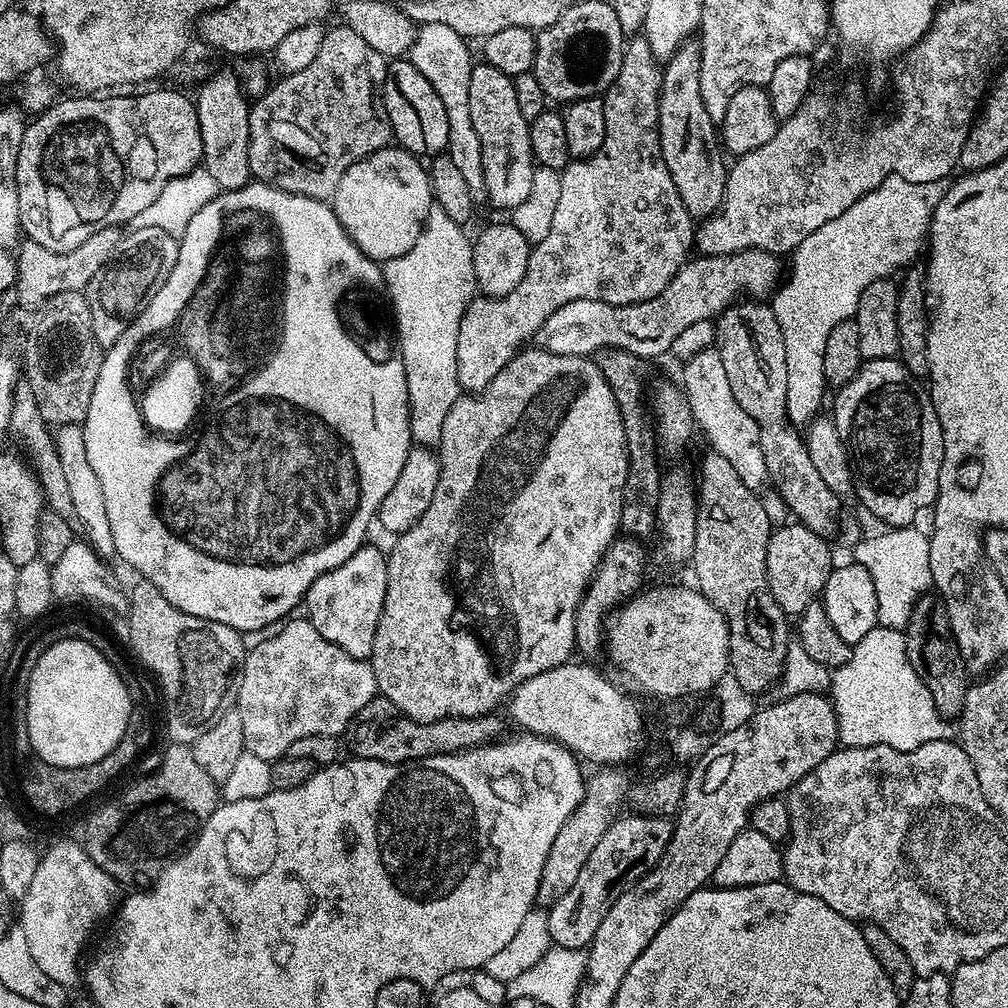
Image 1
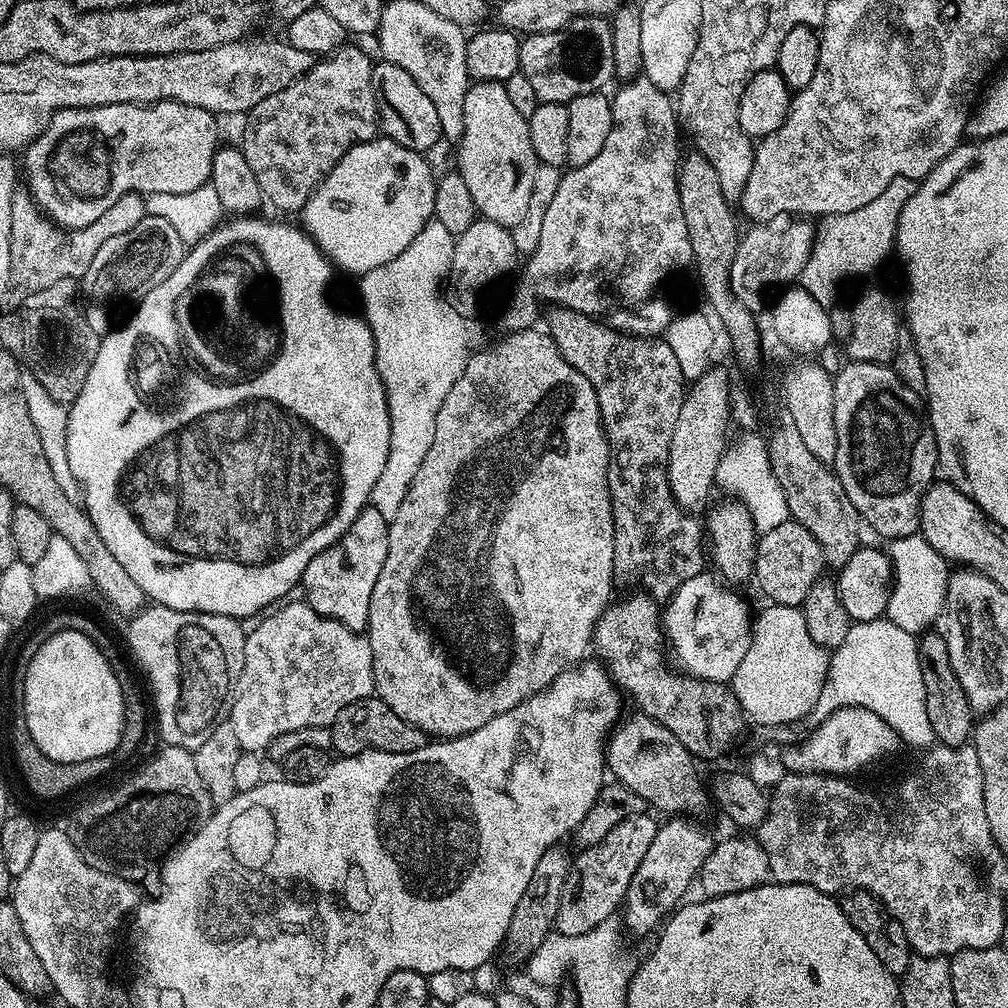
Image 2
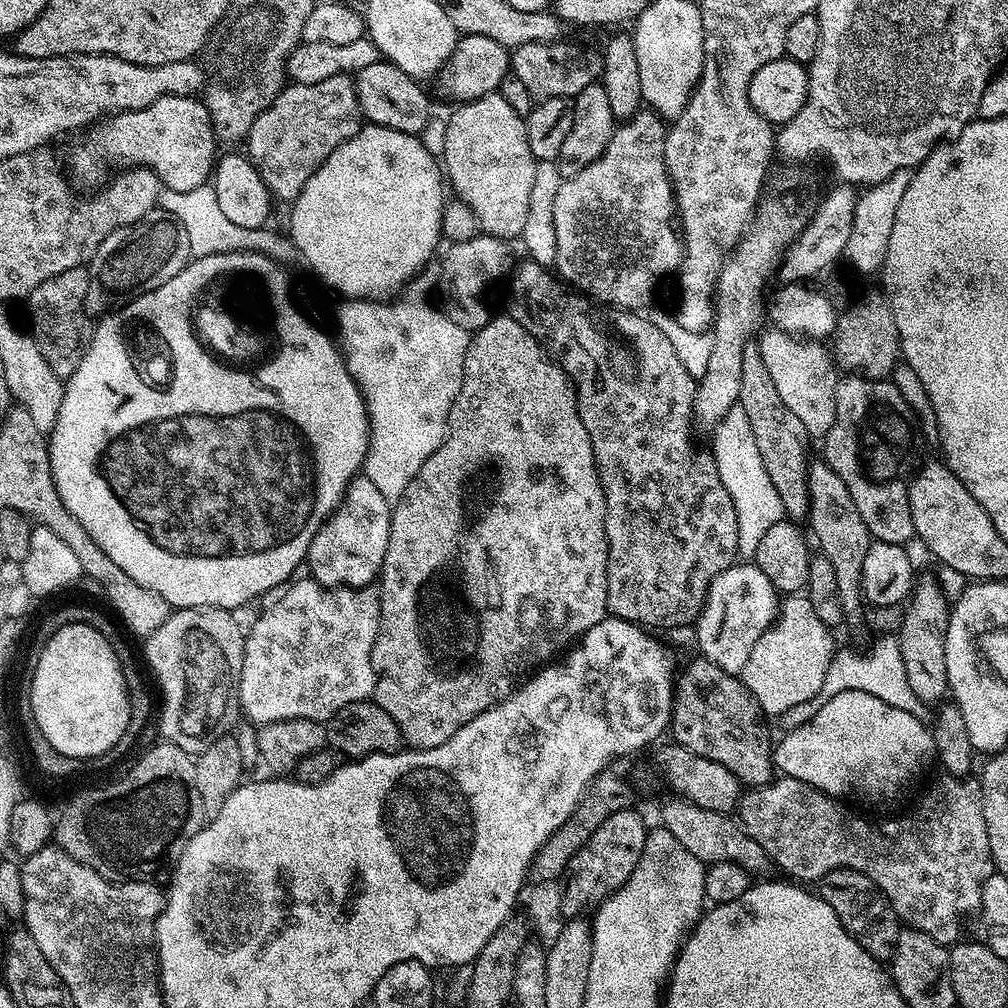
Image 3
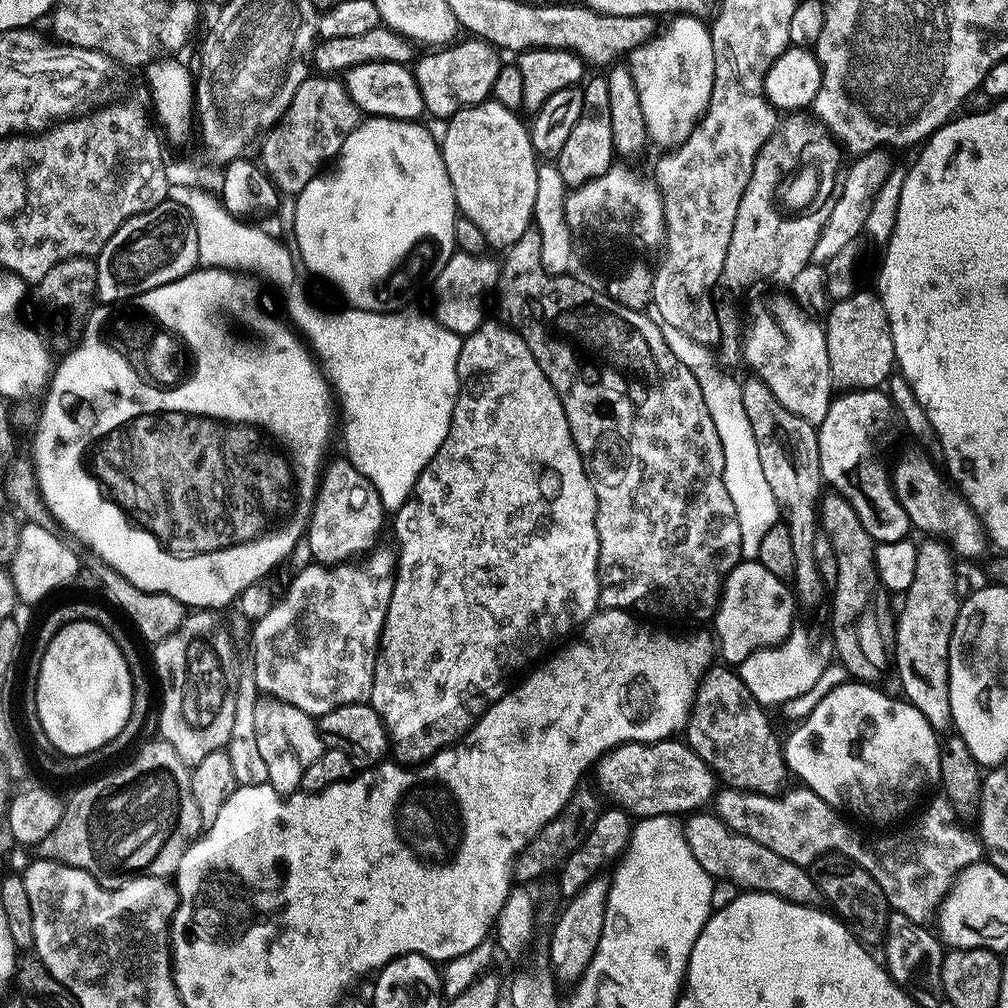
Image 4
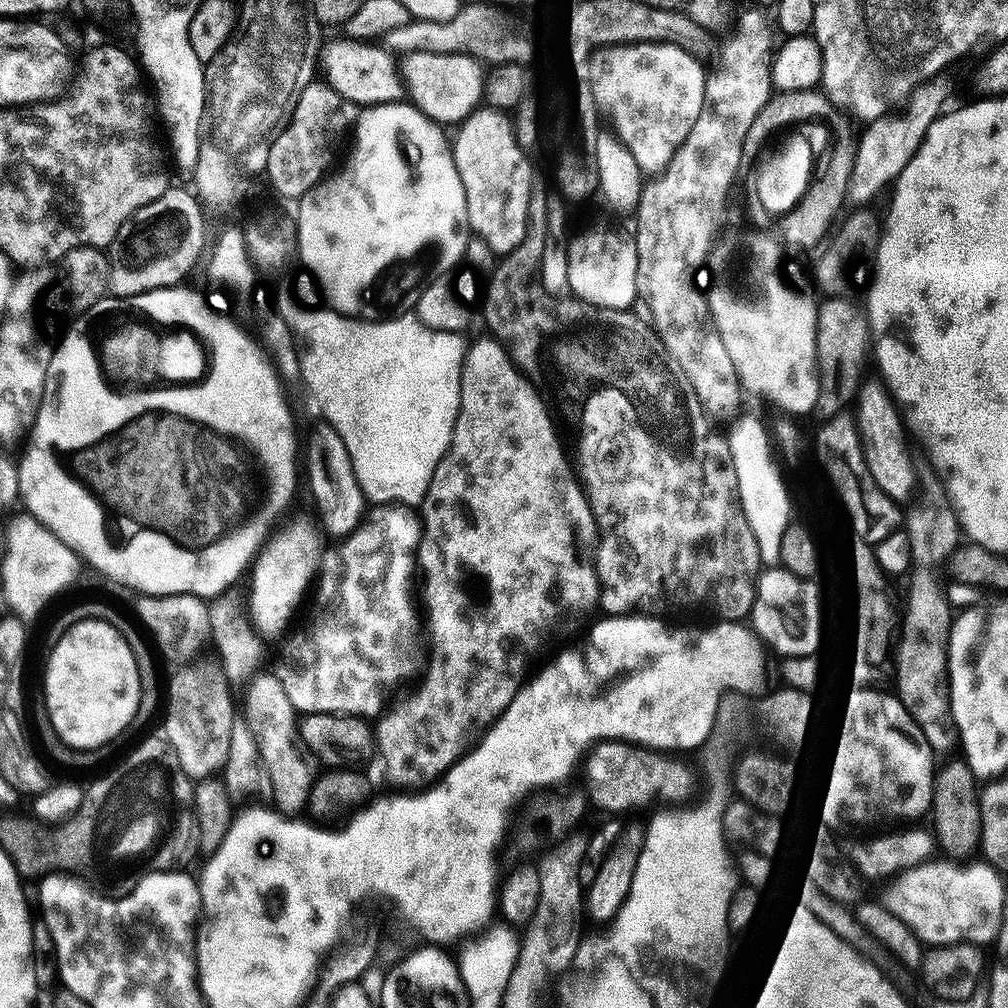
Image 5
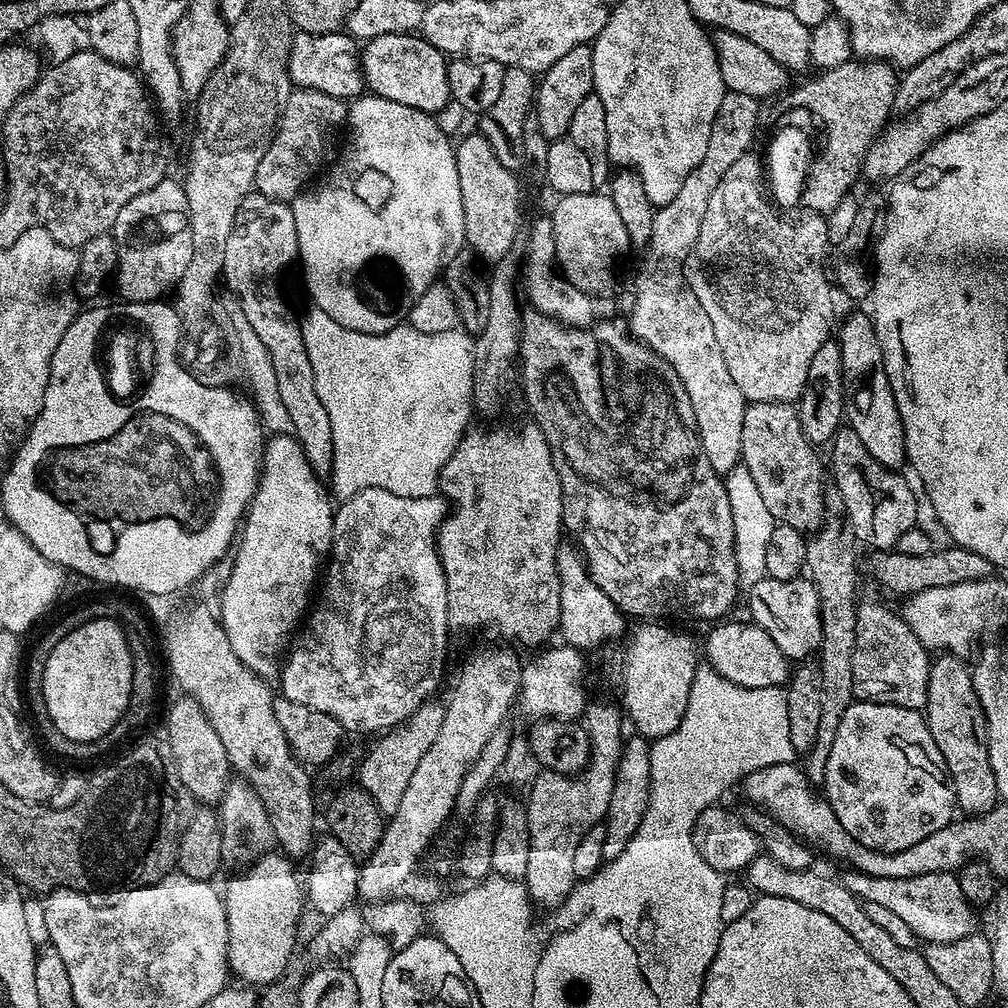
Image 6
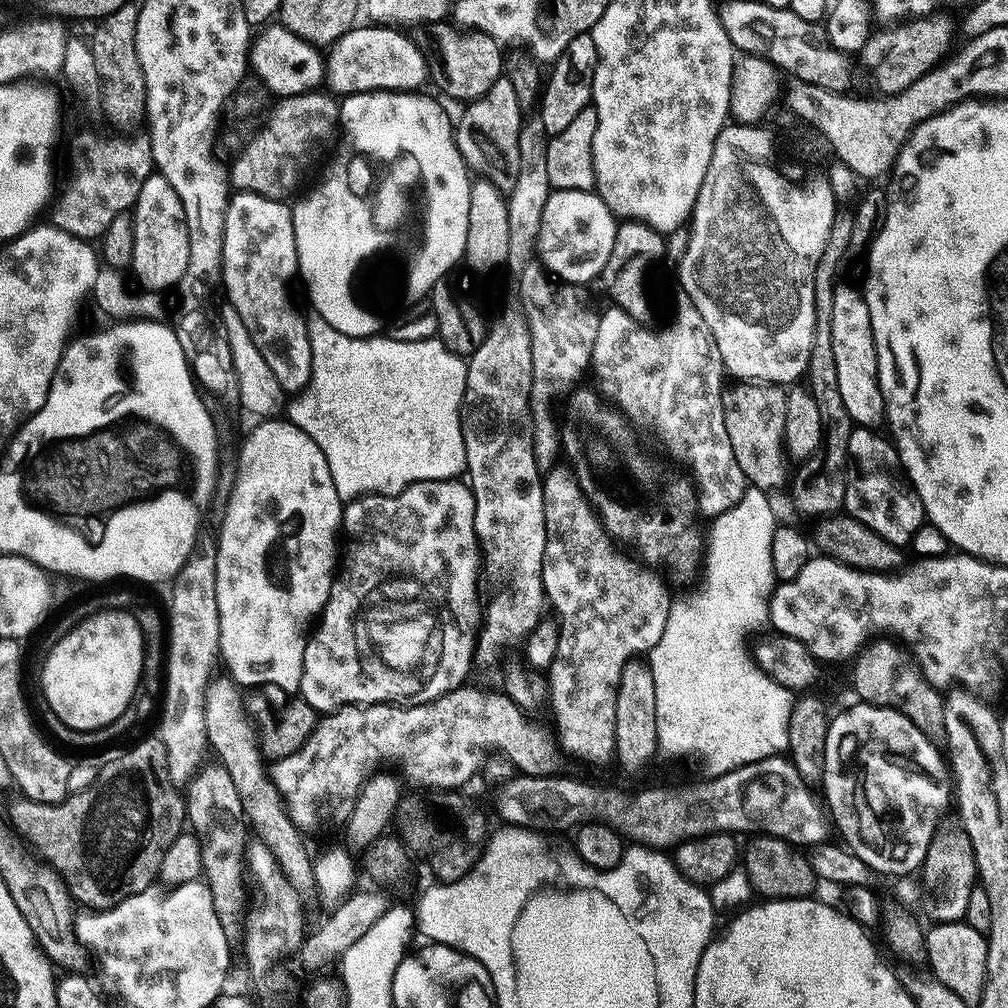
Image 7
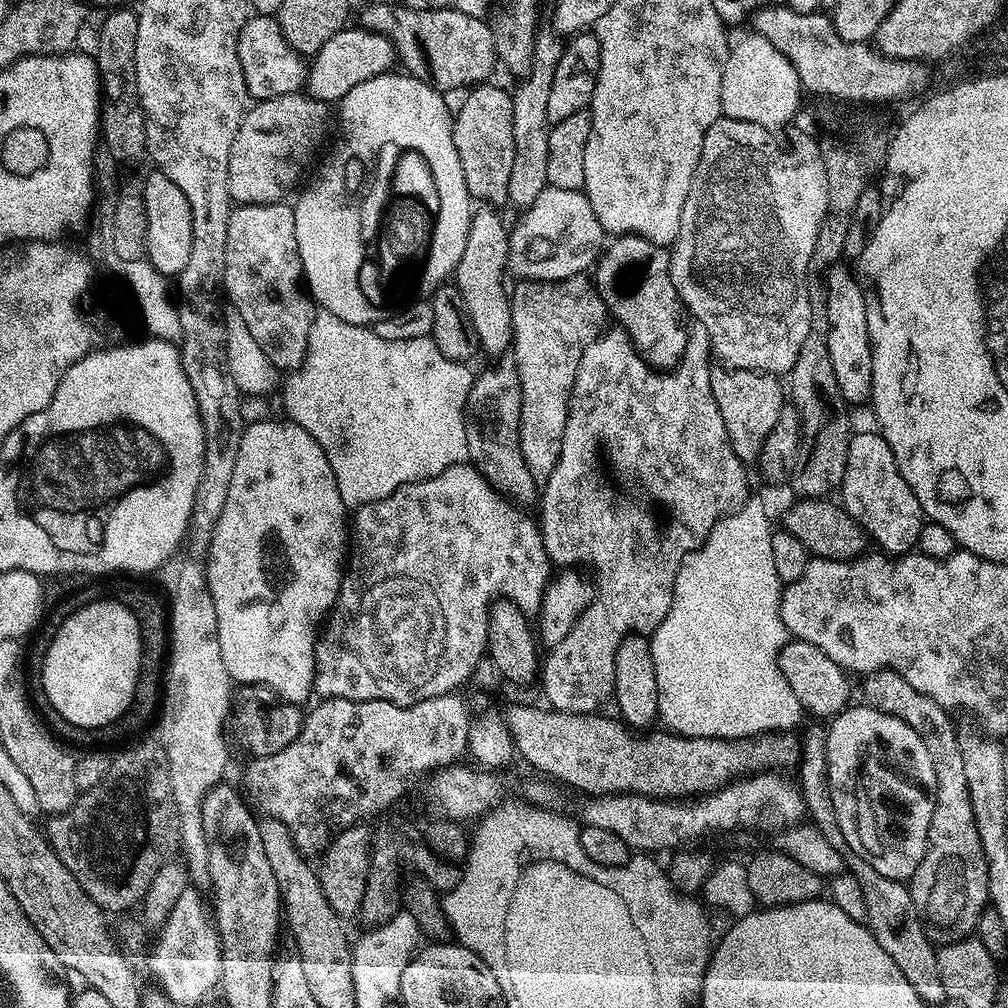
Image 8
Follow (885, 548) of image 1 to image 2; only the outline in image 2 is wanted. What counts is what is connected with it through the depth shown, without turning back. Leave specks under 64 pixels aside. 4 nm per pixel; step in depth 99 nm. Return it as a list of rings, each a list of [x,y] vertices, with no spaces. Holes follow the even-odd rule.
[[[922,535],[891,541],[886,548],[892,559],[892,593],[888,599],[886,618],[894,626],[913,634],[923,634],[941,619],[950,595],[950,564]]]

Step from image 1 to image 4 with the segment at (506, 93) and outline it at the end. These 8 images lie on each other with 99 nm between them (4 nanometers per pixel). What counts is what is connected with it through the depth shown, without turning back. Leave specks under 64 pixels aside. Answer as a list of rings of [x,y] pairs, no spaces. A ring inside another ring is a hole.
[[[491,98],[480,104],[472,104],[447,117],[448,129],[442,136],[442,151],[446,170],[454,190],[454,198],[459,215],[474,222],[482,230],[482,238],[493,249],[507,250],[528,228],[534,224],[534,202],[538,198],[538,157],[528,137],[529,125],[519,120],[511,108],[502,106]]]

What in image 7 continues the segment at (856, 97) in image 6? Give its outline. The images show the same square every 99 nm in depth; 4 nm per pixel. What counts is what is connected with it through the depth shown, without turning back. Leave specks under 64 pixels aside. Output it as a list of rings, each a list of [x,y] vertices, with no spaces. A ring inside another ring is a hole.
[[[916,18],[911,22],[901,23],[899,26],[890,26],[886,32],[873,31],[858,53],[858,59],[862,67],[868,71],[872,84],[880,94],[895,96],[897,92],[906,90],[915,80],[922,78],[931,71],[949,51],[948,43],[952,40],[952,28],[948,24],[939,24],[936,18]]]

